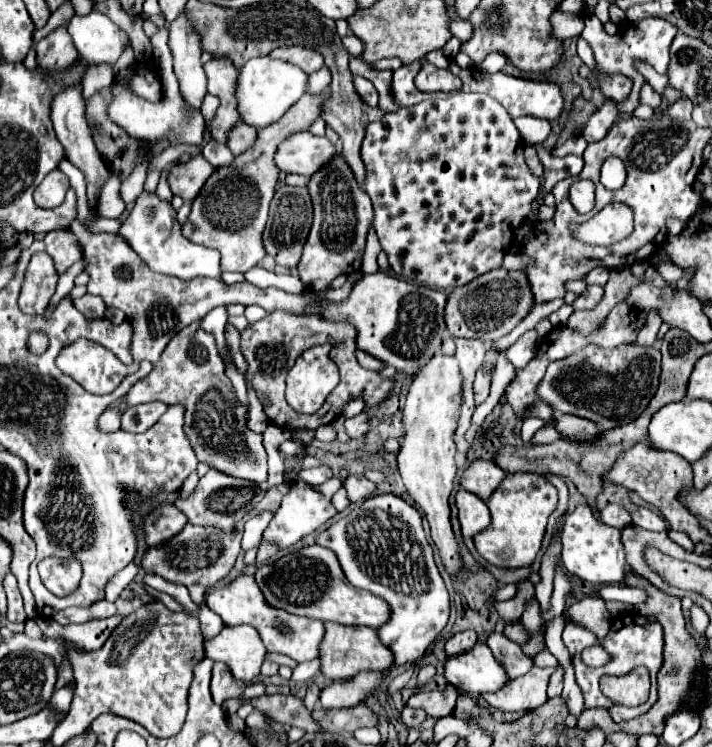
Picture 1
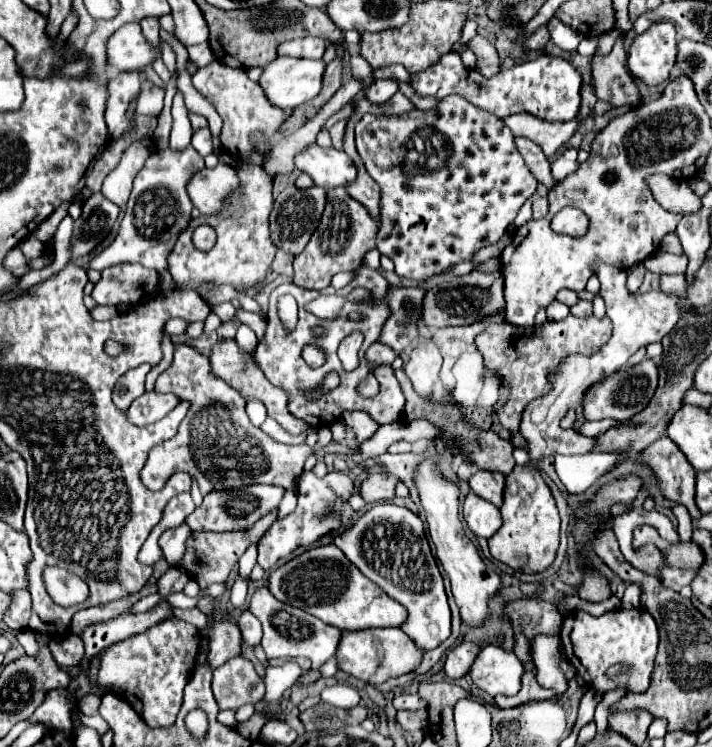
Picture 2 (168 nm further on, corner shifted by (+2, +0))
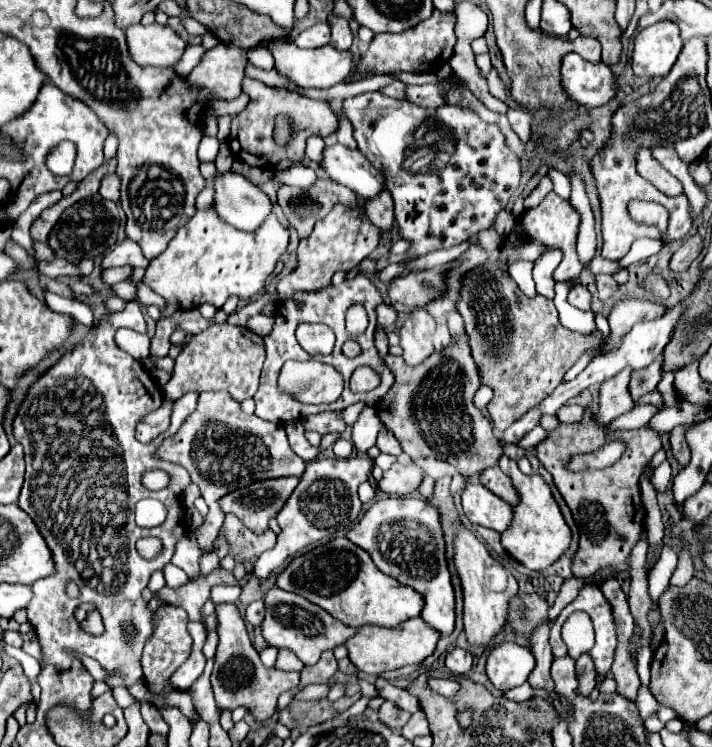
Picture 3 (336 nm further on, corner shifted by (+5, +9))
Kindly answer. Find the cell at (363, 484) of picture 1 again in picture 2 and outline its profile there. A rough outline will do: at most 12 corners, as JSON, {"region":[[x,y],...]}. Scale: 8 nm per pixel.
{"region":[[373,473],[361,485],[367,503],[391,501],[399,477]]}

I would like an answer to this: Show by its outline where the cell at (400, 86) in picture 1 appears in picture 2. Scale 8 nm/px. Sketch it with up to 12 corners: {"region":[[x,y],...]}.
{"region":[[457,53],[411,75],[417,93],[459,95],[497,117],[579,113],[583,77],[541,55],[491,79]]}

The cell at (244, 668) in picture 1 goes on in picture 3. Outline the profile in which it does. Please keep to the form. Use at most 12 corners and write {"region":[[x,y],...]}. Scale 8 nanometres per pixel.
{"region":[[262,600],[248,604],[244,618],[260,626],[264,618]]}

